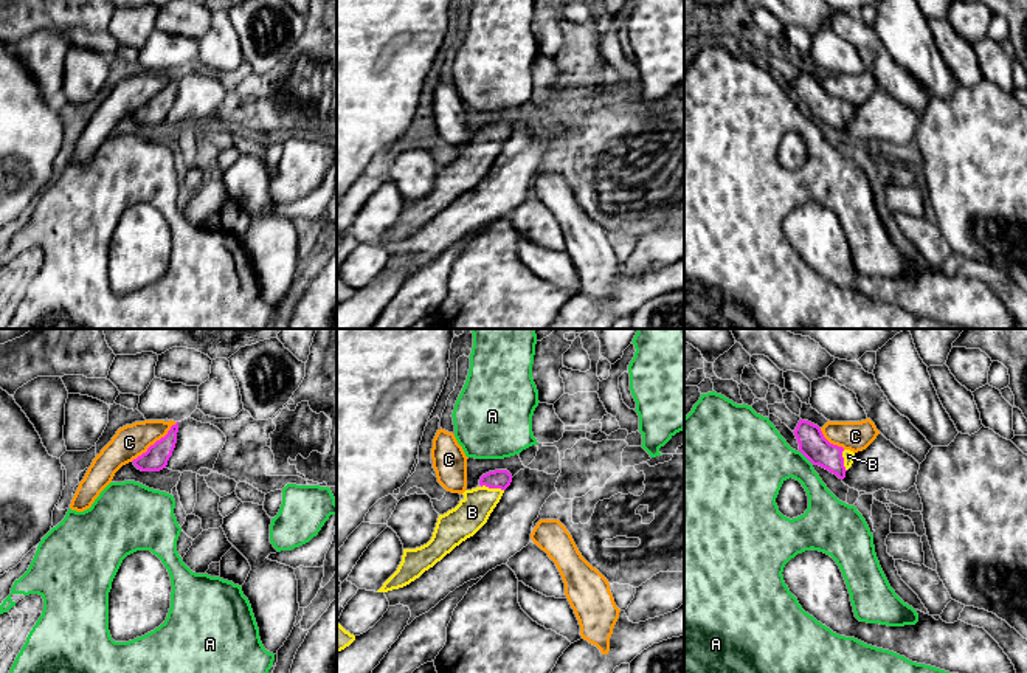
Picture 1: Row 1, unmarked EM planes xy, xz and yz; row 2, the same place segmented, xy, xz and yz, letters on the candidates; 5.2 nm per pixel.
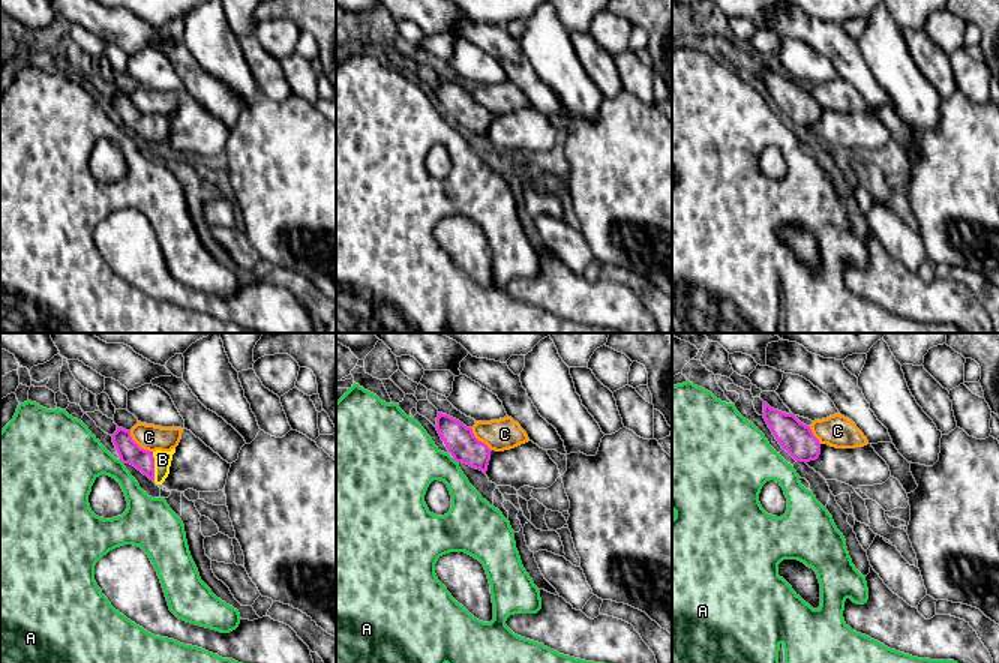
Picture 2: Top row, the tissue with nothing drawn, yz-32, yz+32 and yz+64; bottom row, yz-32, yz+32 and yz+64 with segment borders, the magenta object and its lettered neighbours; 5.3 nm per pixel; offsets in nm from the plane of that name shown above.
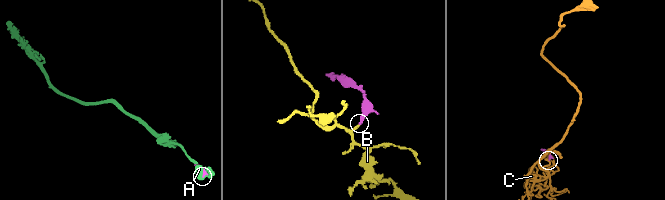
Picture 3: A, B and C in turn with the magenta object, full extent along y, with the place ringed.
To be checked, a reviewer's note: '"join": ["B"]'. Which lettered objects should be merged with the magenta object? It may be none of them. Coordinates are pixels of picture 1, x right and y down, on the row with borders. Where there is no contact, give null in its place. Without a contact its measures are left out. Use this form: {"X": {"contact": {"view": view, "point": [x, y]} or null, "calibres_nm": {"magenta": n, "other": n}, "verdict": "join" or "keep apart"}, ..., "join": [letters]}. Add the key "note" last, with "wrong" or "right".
{"A": {"contact": {"view": "yz", "point": [807, 458]}, "calibres_nm": {"magenta": 150, "other": 340}, "verdict": "keep apart"}, "B": {"contact": {"view": "xz", "point": [492, 487]}, "calibres_nm": {"magenta": 100, "other": 170}, "verdict": "join"}, "C": {"contact": {"view": "xy", "point": [155, 442]}, "calibres_nm": {"magenta": 120, "other": 170}, "verdict": "keep apart"}, "join": ["B"], "note": "right"}

